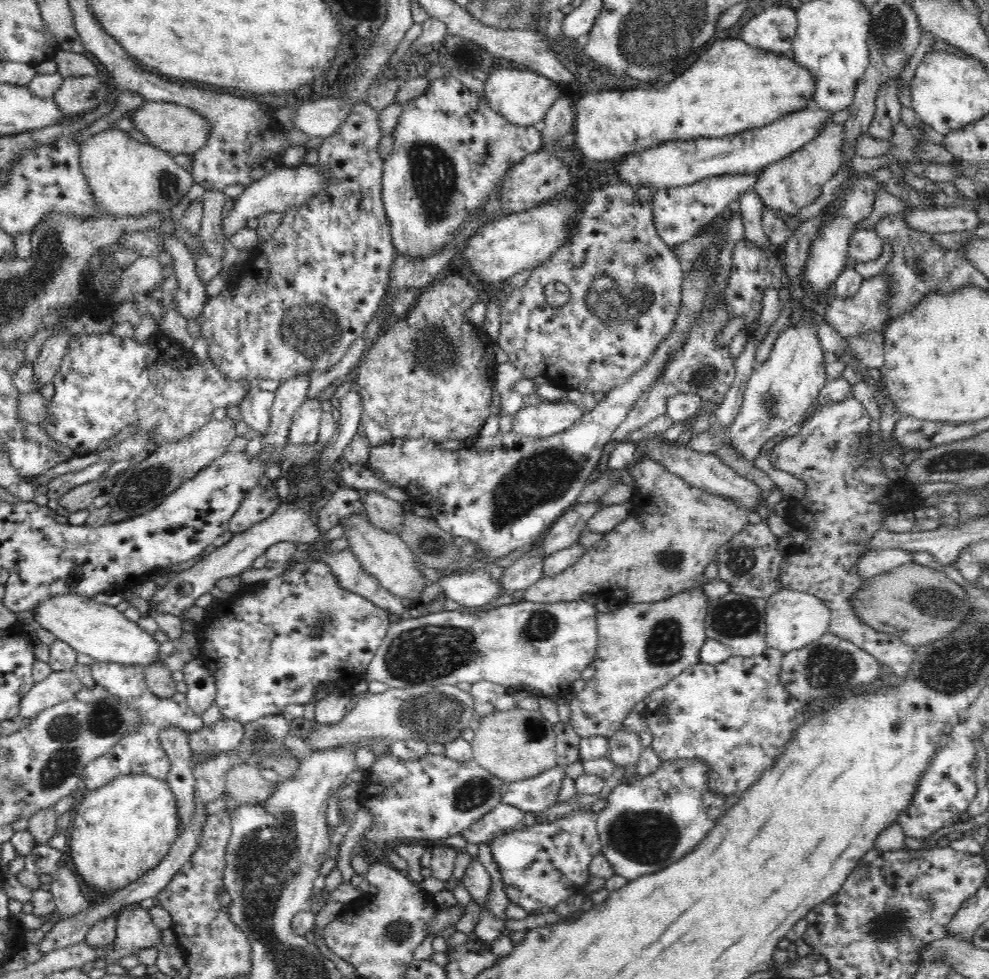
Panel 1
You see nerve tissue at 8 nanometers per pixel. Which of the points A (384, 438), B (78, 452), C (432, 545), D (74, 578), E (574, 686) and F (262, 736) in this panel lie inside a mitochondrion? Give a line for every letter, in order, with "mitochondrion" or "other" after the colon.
A: other
B: other
C: mitochondrion
D: other
E: other
F: mitochondrion

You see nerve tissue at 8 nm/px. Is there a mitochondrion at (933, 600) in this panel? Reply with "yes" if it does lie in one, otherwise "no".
yes

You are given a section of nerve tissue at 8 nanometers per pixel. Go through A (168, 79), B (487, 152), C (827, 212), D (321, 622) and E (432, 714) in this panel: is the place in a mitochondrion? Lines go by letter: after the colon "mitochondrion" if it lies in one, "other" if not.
A: other
B: other
C: other
D: mitochondrion
E: mitochondrion

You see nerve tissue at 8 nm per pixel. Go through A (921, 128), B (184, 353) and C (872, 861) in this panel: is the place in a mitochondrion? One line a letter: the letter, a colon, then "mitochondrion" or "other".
A: other
B: other
C: other

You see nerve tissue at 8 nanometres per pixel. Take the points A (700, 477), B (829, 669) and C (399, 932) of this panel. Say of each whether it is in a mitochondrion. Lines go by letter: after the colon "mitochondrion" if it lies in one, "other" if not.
A: other
B: mitochondrion
C: mitochondrion

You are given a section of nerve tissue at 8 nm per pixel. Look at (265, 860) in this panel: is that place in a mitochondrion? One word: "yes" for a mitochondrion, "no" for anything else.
yes

